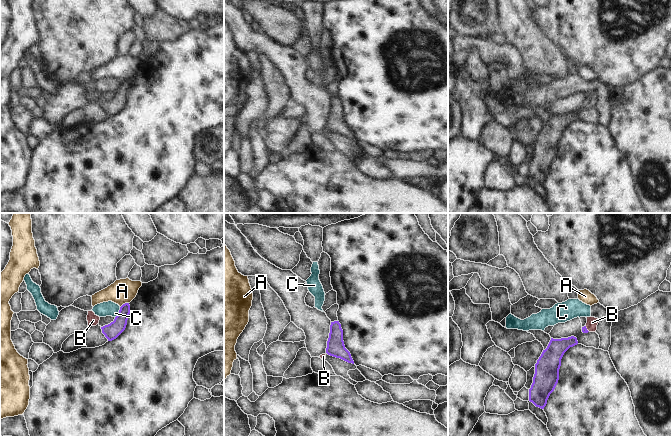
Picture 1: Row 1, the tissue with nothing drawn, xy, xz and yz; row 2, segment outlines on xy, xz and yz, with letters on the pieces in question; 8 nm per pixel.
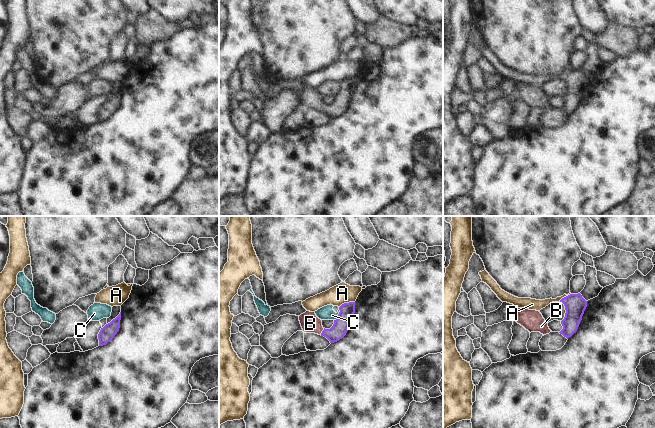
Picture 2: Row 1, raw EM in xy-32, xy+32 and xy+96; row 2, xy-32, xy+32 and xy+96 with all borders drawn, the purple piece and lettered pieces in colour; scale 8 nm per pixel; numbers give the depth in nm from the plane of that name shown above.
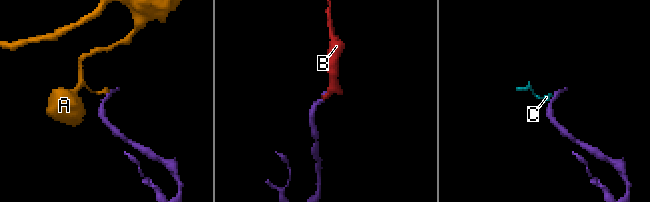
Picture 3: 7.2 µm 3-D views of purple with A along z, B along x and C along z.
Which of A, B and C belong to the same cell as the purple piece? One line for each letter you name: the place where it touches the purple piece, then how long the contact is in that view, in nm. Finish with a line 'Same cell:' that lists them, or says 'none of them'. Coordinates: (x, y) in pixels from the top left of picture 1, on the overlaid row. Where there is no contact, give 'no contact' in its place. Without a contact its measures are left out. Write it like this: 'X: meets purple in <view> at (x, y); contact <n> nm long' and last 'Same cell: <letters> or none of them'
B: meets purple in yz at (586, 328); contact 70 nm long
Same cell: B

